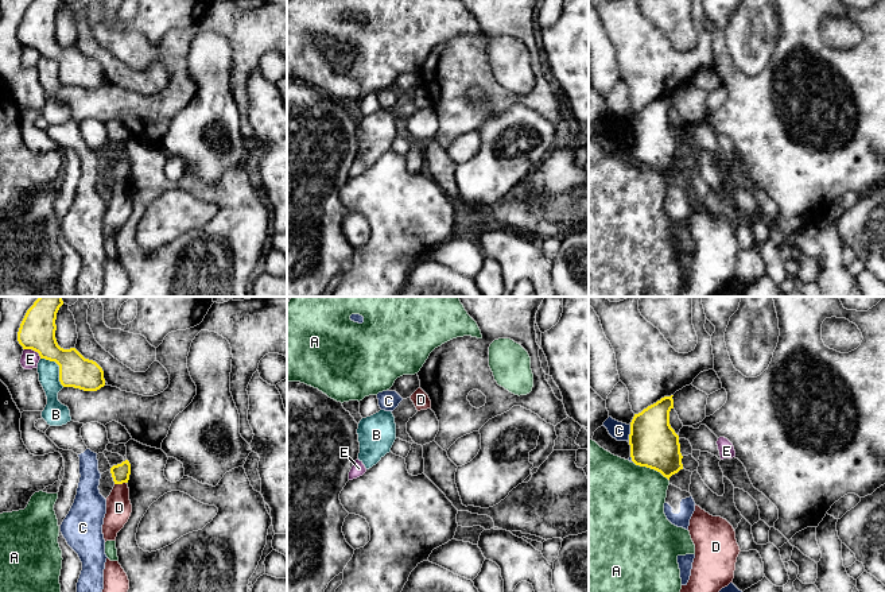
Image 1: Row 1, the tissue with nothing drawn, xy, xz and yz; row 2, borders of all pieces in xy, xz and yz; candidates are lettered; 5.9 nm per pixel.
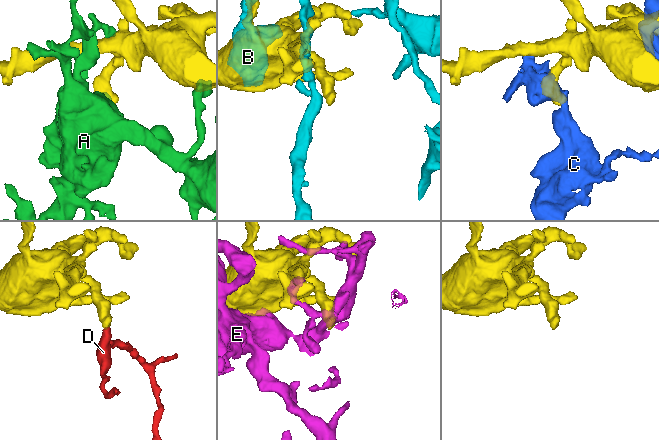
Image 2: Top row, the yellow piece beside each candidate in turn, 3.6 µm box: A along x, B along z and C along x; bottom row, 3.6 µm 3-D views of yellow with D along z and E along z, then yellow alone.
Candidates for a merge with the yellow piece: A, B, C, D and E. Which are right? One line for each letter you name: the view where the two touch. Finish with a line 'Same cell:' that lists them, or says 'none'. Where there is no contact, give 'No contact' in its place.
Same cell: none

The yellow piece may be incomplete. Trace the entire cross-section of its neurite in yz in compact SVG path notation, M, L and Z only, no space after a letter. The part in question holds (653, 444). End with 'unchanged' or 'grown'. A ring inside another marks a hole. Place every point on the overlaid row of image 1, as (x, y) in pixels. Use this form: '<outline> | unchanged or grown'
M664 396L634 414L629 434L632 461L660 472L668 480L683 469L679 436L669 425L672 396Z | unchanged

